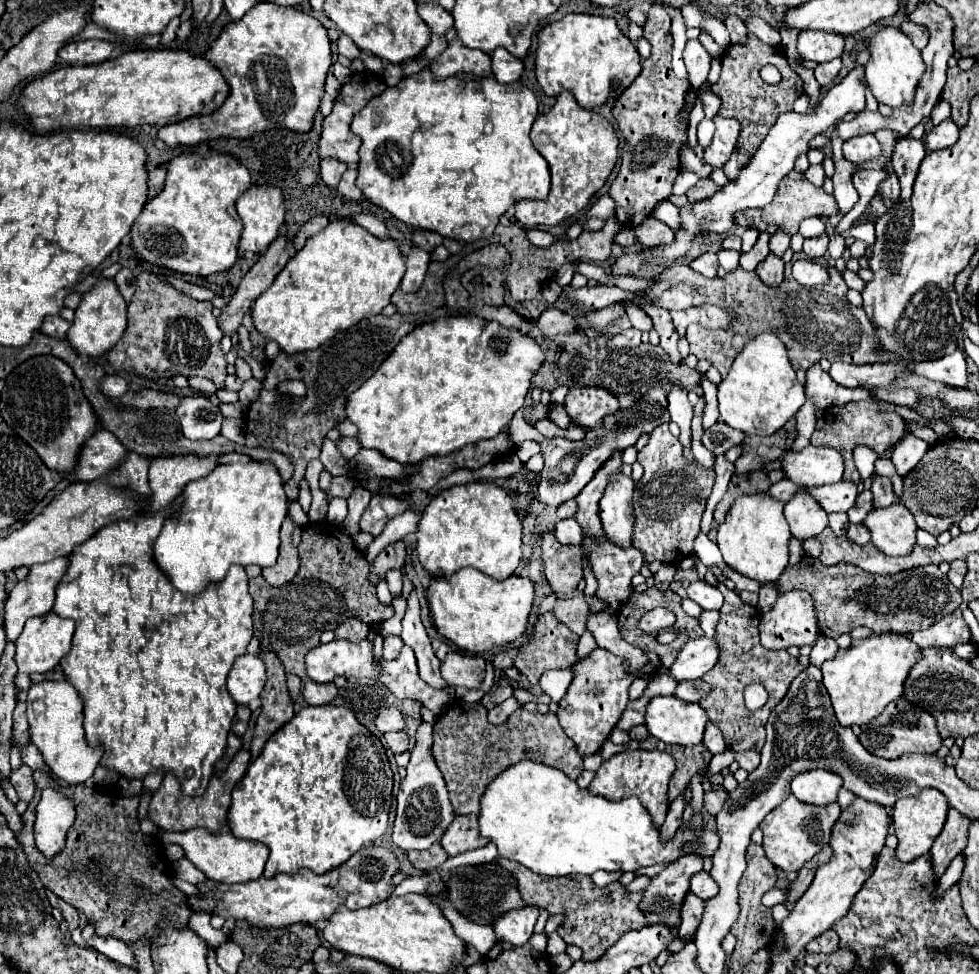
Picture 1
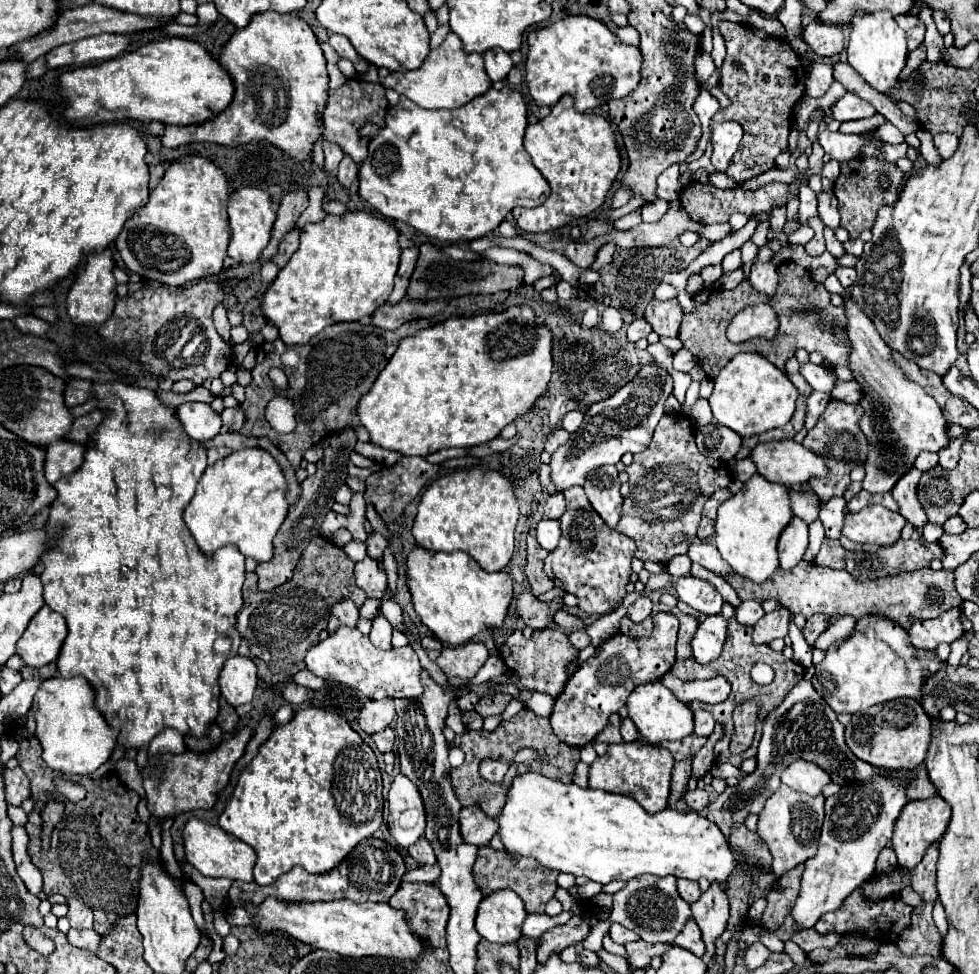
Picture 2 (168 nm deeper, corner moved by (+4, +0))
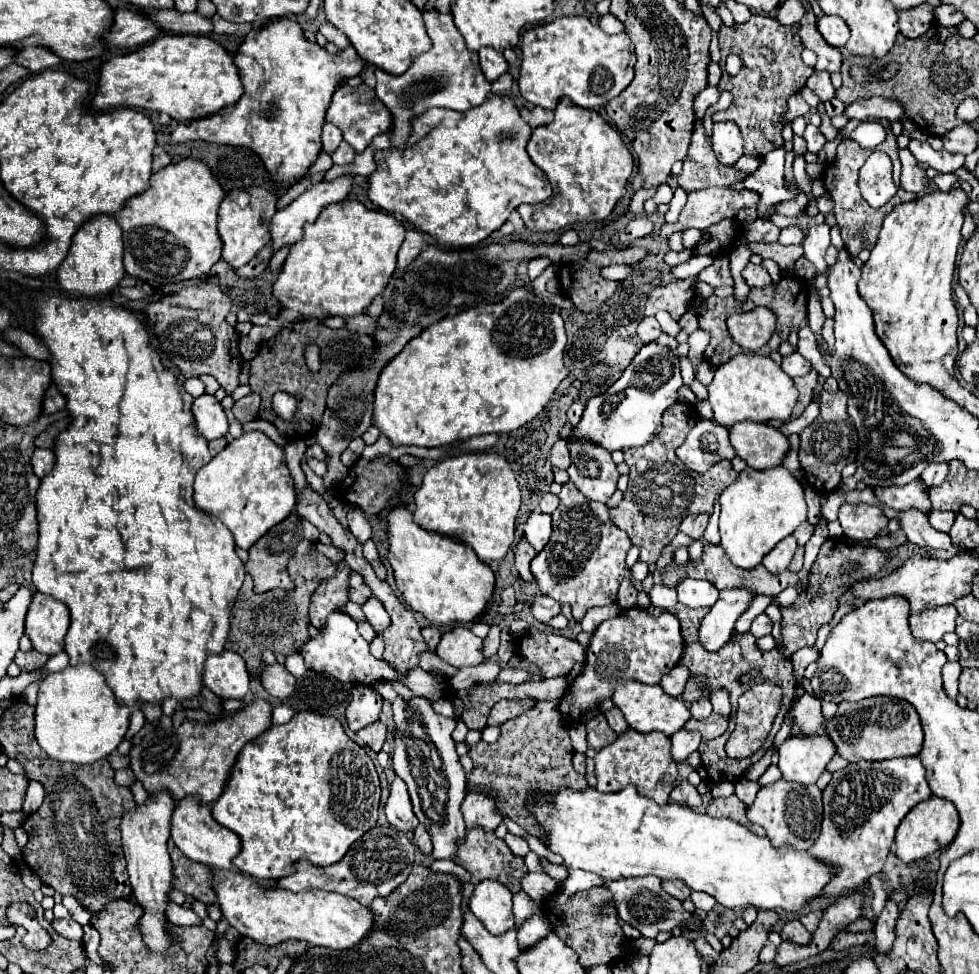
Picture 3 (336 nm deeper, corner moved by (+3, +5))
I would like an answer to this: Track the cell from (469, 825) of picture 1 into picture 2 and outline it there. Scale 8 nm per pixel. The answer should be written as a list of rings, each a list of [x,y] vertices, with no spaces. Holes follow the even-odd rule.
[[[477,805],[463,807],[459,813],[459,831],[465,843],[471,845],[489,845],[491,837],[497,833],[497,823],[487,817]]]

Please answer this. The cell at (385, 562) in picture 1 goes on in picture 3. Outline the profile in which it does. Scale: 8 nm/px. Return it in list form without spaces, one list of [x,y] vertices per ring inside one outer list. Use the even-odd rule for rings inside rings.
[[[352,572],[352,578],[350,578],[350,590],[348,590],[348,598],[350,602],[356,602],[356,604],[364,604],[368,598],[372,596],[370,588],[366,586],[364,578],[356,572]]]

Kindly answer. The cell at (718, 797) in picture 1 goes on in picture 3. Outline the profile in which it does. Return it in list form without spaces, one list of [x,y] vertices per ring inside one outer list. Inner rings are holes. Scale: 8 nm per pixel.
[[[682,780],[680,784],[674,786],[674,790],[670,792],[670,800],[684,804],[684,806],[690,806],[690,808],[698,808],[702,804],[698,790],[692,784],[688,784],[688,780]]]

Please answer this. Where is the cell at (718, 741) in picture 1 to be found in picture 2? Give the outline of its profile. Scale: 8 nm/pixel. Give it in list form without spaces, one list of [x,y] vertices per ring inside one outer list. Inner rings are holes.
[[[697,711],[695,713],[695,735],[697,737],[709,737],[715,729],[715,719],[707,711]]]

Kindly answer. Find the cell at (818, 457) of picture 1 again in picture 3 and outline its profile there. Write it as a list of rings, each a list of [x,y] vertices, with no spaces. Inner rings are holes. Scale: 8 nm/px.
[[[746,420],[730,426],[728,432],[736,456],[754,470],[774,468],[782,464],[782,458],[790,450],[788,438],[768,424]]]

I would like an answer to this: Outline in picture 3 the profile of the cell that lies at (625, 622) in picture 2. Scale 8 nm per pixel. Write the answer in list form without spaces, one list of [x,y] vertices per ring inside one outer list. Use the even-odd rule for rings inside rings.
[[[676,604],[672,610],[670,610],[682,624],[682,636],[684,636],[684,642],[690,644],[690,642],[698,642],[698,628],[700,628],[700,622],[702,618],[706,616],[708,608],[698,608],[698,610],[692,610],[692,608],[684,608],[682,604]]]

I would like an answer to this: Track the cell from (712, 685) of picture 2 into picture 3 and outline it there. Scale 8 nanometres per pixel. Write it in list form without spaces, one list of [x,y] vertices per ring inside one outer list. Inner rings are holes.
[[[678,664],[666,676],[662,676],[660,686],[662,686],[662,690],[666,694],[680,696],[682,690],[684,690],[684,686],[686,686],[686,682],[688,682],[688,668],[684,664]]]

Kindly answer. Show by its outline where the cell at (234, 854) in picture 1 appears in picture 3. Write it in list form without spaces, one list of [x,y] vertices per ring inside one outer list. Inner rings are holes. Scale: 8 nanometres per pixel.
[[[186,796],[176,804],[174,814],[170,818],[170,836],[172,836],[174,844],[190,860],[196,860],[196,862],[206,864],[206,866],[216,866],[216,868],[222,868],[222,870],[230,870],[232,868],[232,858],[240,852],[238,836],[234,832],[226,830],[224,826],[220,826],[212,818],[210,808],[200,804],[198,796]]]

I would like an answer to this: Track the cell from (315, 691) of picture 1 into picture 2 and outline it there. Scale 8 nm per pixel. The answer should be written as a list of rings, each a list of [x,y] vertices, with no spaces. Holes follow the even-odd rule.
[[[289,683],[285,689],[283,689],[283,697],[289,701],[289,703],[295,703],[295,705],[301,705],[303,701],[307,701],[309,697],[313,697],[313,691],[303,687],[303,685],[297,685],[297,683]]]

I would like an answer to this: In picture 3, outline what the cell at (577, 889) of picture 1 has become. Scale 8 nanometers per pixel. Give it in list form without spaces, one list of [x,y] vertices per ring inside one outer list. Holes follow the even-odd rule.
[[[482,828],[466,830],[466,840],[460,844],[460,848],[454,856],[454,862],[464,866],[472,874],[474,884],[478,884],[482,880],[496,880],[496,882],[502,882],[506,888],[510,888],[514,894],[522,890],[520,880],[528,872],[524,858],[514,856],[510,852],[510,848],[500,838],[496,838],[494,832],[482,832]]]

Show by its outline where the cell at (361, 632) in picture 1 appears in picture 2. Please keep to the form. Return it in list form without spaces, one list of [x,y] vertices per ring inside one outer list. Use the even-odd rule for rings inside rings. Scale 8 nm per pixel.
[[[339,601],[331,609],[331,619],[327,625],[329,633],[335,633],[335,629],[347,625],[347,627],[357,627],[359,621],[359,609],[353,601]]]

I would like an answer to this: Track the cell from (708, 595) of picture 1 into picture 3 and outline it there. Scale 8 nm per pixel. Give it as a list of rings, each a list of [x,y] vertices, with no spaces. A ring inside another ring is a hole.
[[[686,578],[676,586],[678,602],[688,608],[710,608],[718,600],[718,590],[708,580]]]

